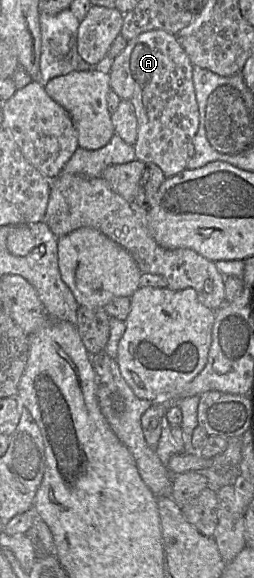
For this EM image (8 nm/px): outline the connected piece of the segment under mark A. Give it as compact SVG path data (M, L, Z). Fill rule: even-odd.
M150 30L129 40L122 52L105 67L110 76L110 87L121 100L132 103L138 121L138 134L134 145L136 160L145 164L154 163L164 173L172 177L187 168L193 151L193 139L199 126L199 111L193 85L193 64L174 34L164 30Z

